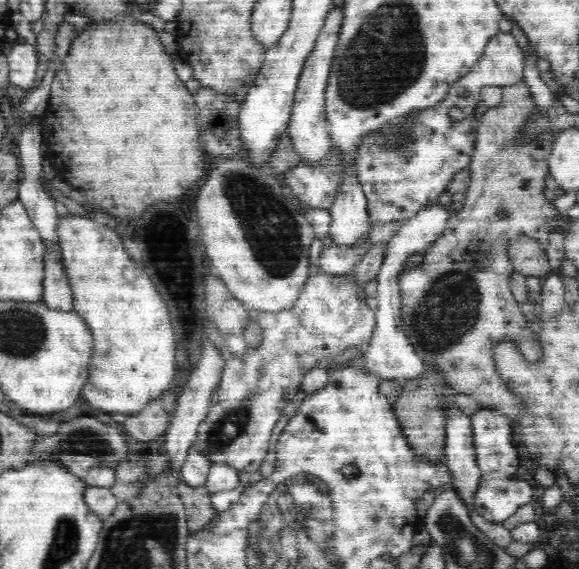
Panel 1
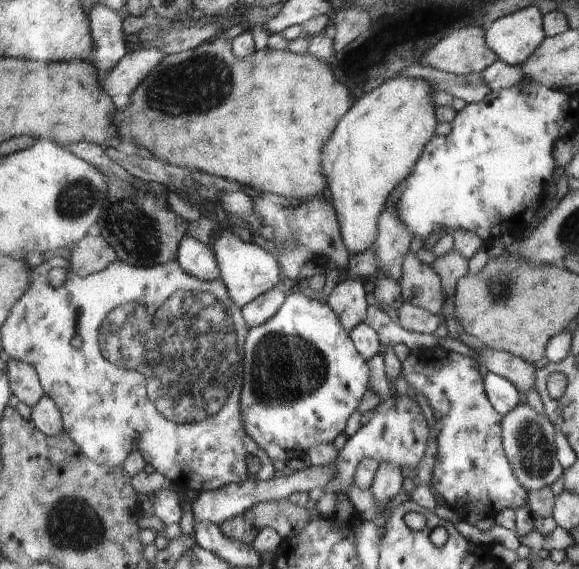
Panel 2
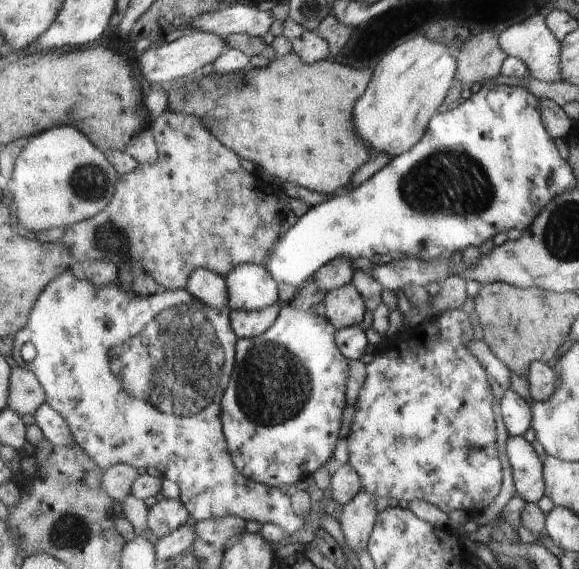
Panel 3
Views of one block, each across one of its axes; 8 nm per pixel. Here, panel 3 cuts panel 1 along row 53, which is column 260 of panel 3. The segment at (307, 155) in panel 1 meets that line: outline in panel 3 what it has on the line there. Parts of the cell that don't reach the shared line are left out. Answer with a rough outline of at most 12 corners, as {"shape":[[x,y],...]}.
{"shape":[[274,302],[265,310],[231,312],[238,338],[267,333],[282,309]]}

